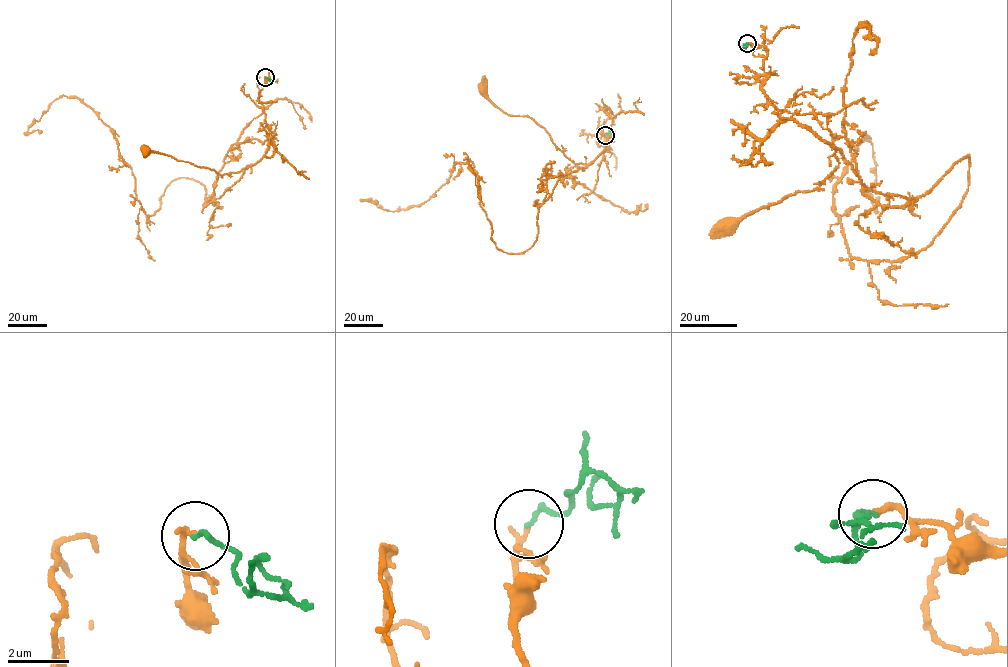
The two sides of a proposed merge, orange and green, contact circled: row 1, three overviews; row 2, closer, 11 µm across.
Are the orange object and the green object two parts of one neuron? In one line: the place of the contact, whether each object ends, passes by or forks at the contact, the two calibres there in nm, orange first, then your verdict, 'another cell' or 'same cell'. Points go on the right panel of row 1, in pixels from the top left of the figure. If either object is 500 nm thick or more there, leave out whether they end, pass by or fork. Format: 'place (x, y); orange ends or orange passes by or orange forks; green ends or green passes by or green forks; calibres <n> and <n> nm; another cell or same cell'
place (747, 43); orange ends; green ends; calibres 190 and 170 nm; another cell

